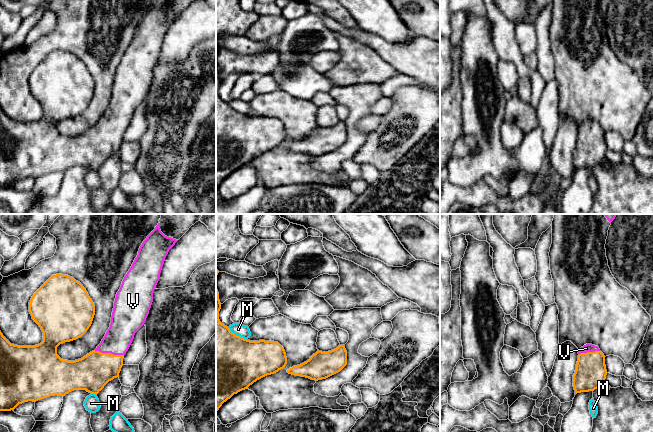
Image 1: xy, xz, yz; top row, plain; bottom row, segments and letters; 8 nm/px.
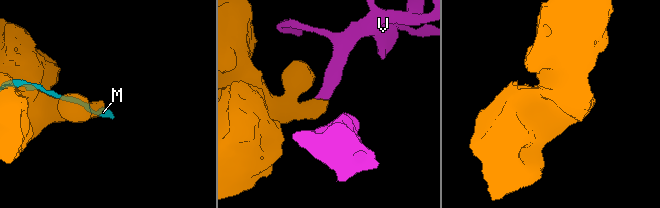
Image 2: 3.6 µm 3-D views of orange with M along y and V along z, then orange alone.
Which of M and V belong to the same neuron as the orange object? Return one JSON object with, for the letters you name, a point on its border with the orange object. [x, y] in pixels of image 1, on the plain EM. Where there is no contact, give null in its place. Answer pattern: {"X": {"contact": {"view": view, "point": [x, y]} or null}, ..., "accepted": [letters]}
{"V": {"contact": {"view": "xy", "point": [109, 129]}}, "accepted": ["V"]}

